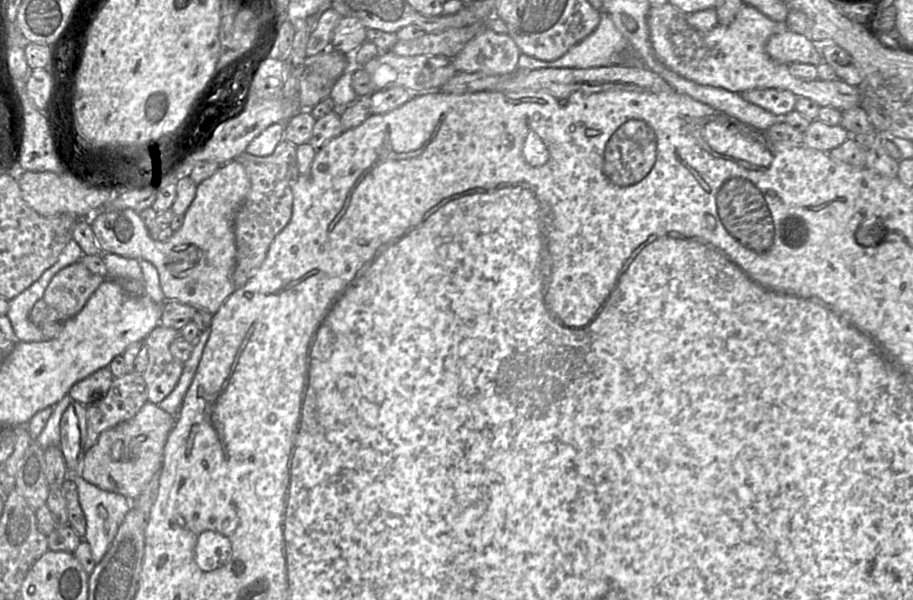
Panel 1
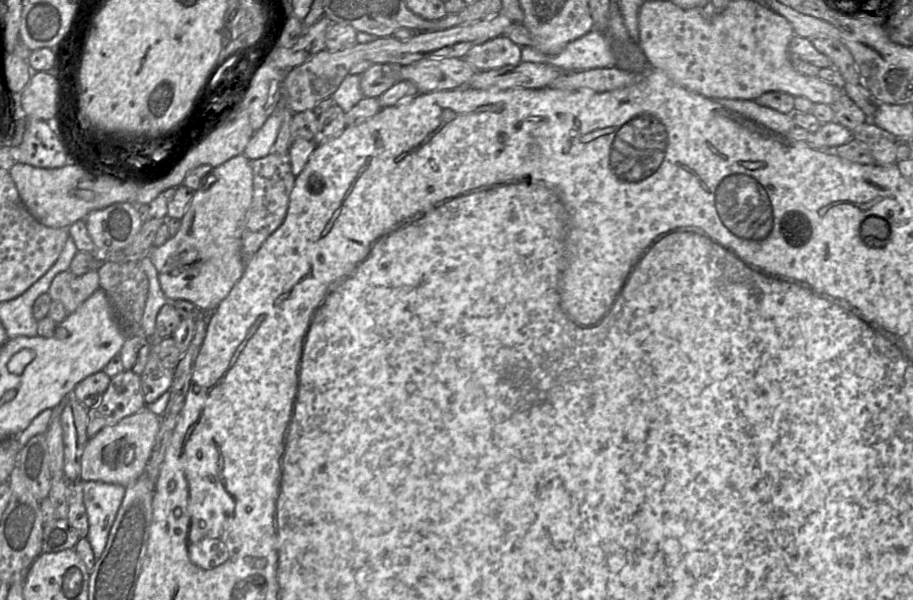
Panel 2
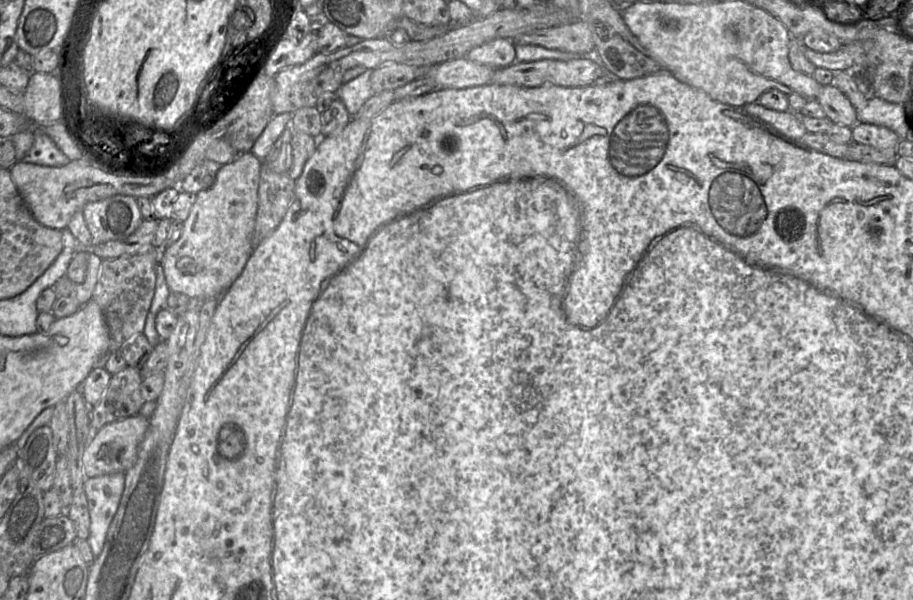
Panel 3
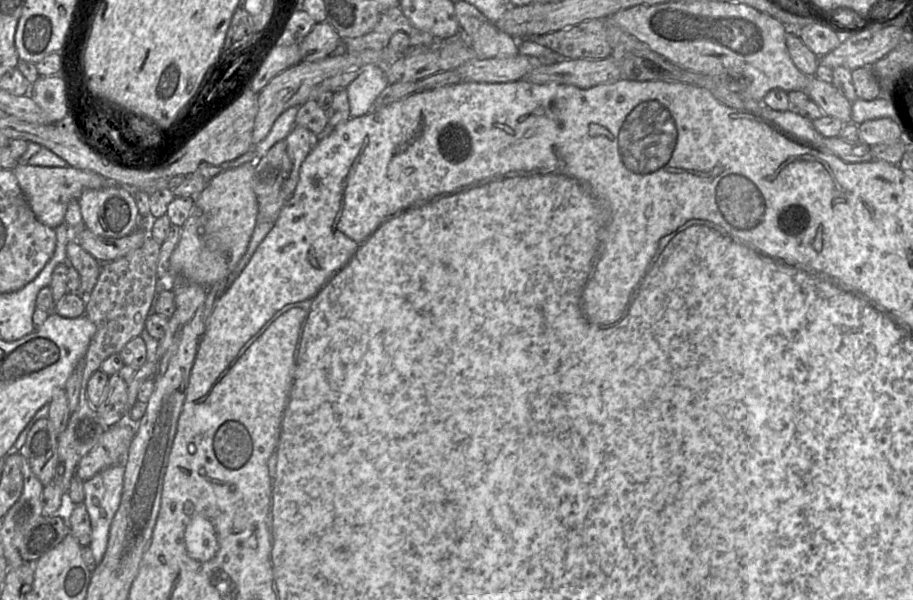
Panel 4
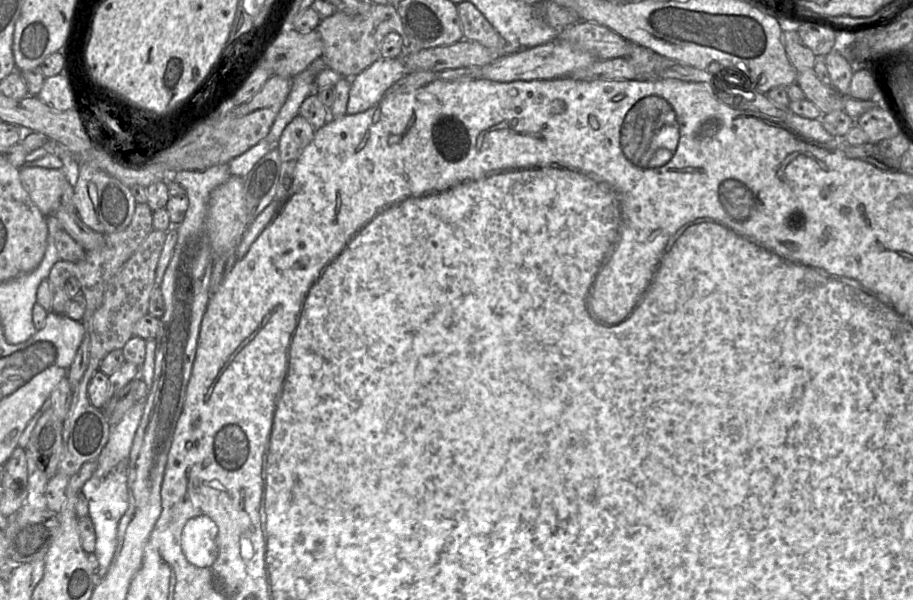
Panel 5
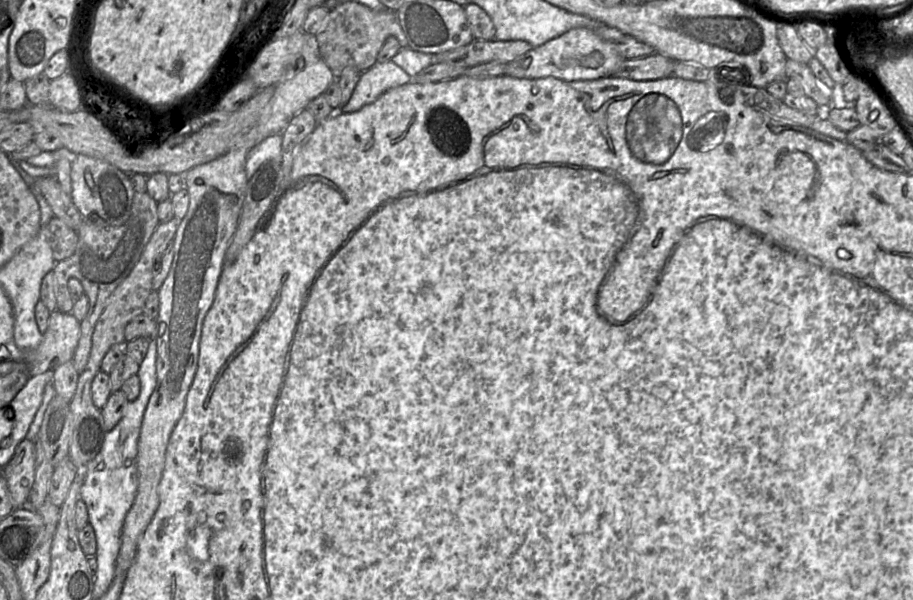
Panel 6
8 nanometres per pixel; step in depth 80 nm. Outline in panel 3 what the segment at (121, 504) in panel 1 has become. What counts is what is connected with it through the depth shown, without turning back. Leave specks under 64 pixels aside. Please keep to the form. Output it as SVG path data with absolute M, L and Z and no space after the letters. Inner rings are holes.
M122 472L87 478L84 482L90 514L90 534L87 541L94 558L98 557L103 550L124 486L125 473Z

